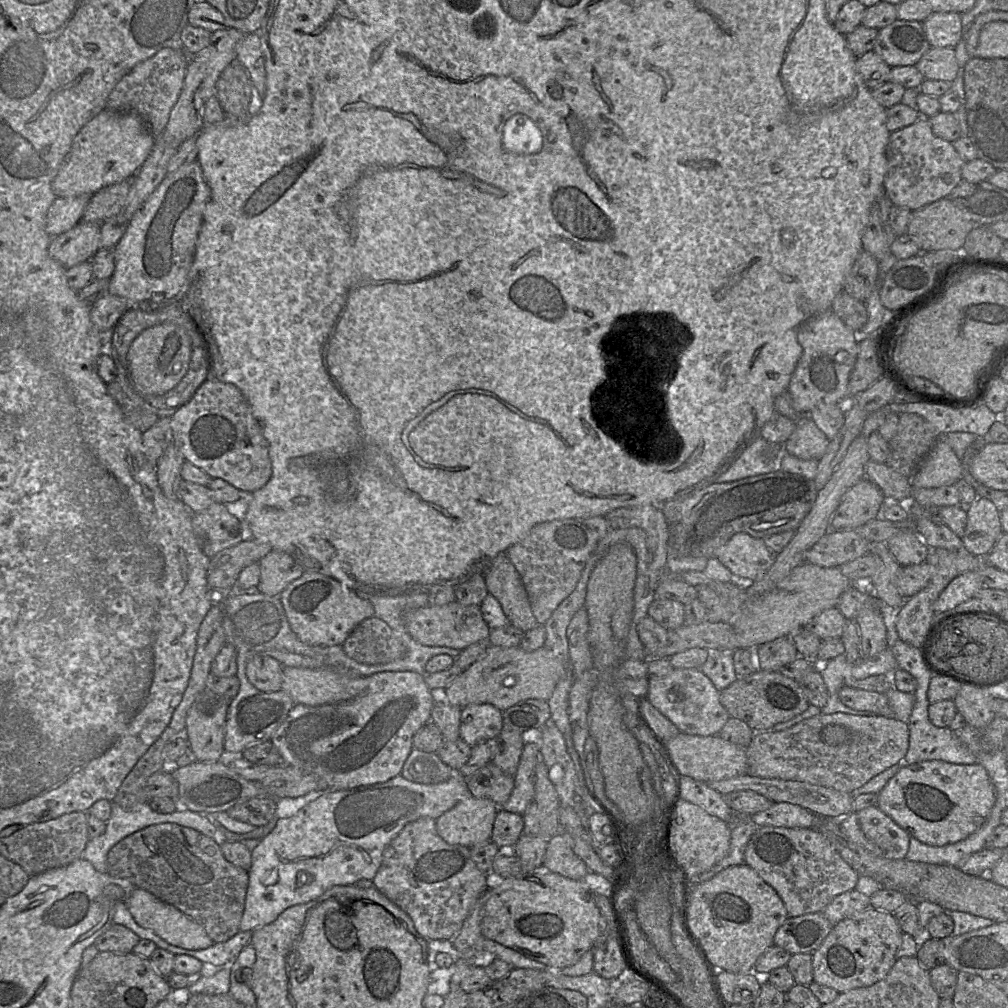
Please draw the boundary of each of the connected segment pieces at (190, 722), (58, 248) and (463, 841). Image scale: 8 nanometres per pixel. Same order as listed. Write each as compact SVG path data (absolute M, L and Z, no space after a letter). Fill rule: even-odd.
M206 688L191 705L186 717L185 737L195 761L218 762L224 751L224 731L230 701Z
M80 222L54 236L48 248L49 255L67 269L91 260L100 249L100 225Z
M469 795L436 820L439 836L448 844L468 848L490 840L499 806L488 798Z

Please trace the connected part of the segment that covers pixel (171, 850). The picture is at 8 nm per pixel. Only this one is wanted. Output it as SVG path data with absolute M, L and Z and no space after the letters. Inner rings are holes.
M175 823L147 826L119 841L107 855L107 873L128 880L159 900L174 906L201 925L214 943L225 942L239 931L248 887L248 871L228 862L215 840L192 828Z

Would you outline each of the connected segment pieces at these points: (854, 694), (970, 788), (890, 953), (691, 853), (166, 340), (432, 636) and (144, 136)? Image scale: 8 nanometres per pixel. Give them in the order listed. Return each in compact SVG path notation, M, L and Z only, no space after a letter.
M843 686L839 691L839 699L844 705L852 709L865 710L884 717L893 717L885 693Z
M931 760L922 761L915 764L903 763L897 774L893 776L884 786L884 788L878 793L877 806L886 815L892 818L902 829L908 832L910 837L914 837L920 842L930 846L941 847L961 841L979 830L981 826L987 821L995 802L996 792L994 785L989 777L987 770L979 762L974 764L953 764L942 760Z
M873 907L841 920L834 924L819 948L812 953L813 980L839 993L873 985L883 979L897 961L896 952L900 947L902 935L903 931L893 913Z
M680 798L669 831L672 859L684 871L686 879L697 877L719 863L729 852L731 825L703 808Z
M163 323L145 329L133 340L127 354L127 373L134 390L143 397L171 390L187 373L191 354L191 338L182 326Z
M455 600L441 606L427 605L410 609L404 613L403 620L409 635L425 646L445 646L464 650L471 644L486 641L490 632L479 605L462 605Z
M105 109L74 137L71 149L52 181L52 190L59 198L93 195L107 186L131 179L146 161L154 143L155 138L137 114Z

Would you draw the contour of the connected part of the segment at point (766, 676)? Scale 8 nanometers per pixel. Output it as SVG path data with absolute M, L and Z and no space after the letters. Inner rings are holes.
M758 669L754 673L738 677L732 684L719 692L720 702L730 717L748 724L755 733L770 730L774 725L788 721L808 709L807 700L799 682L779 671Z

